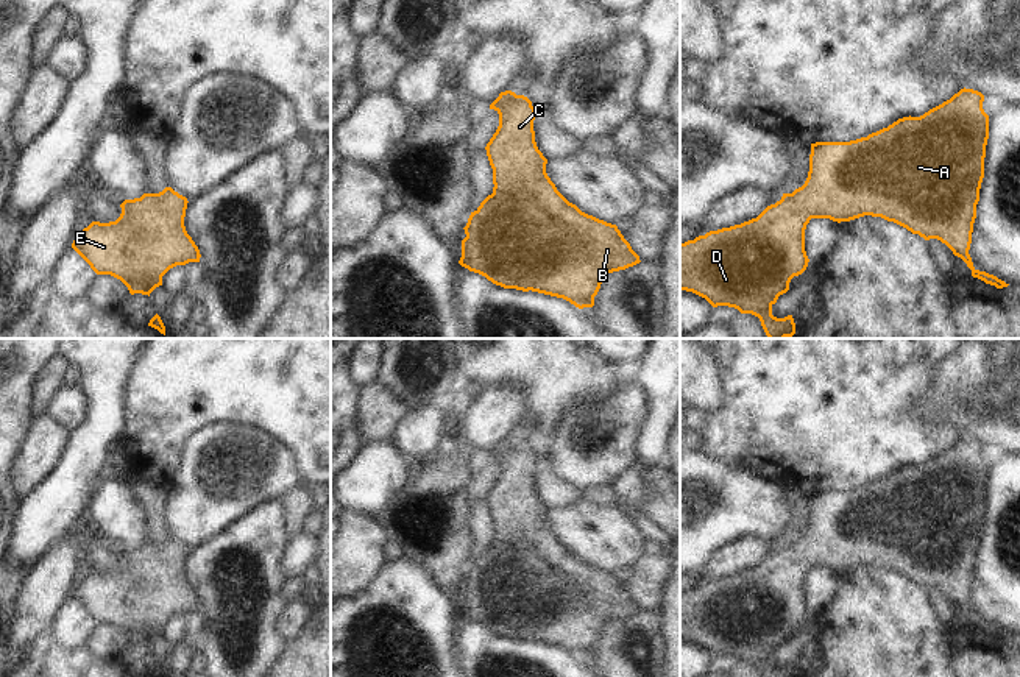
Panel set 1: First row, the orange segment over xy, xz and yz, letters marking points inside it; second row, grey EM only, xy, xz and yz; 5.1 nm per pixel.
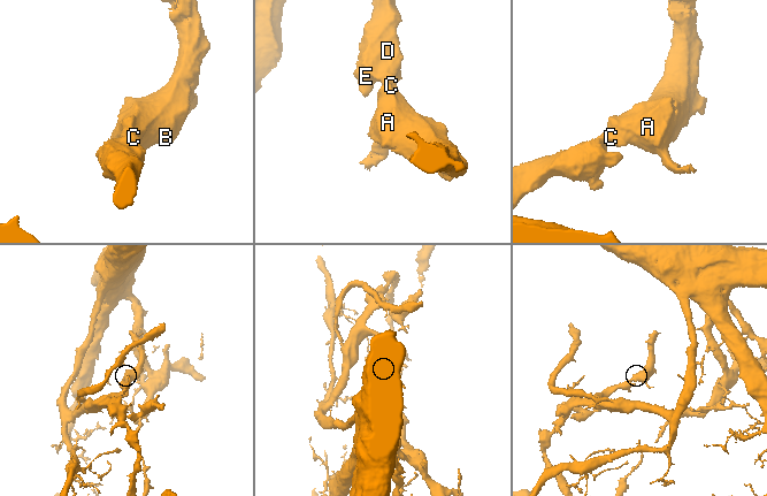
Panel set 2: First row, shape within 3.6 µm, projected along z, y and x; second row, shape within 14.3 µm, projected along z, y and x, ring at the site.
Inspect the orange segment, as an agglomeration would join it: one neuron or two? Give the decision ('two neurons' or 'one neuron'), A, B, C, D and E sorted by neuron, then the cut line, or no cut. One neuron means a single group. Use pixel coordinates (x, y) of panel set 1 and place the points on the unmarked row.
one neuron; groups A B C D E; cut none

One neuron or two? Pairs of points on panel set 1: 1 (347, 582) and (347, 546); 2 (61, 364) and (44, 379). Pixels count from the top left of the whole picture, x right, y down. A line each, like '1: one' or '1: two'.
1: one
2: one

